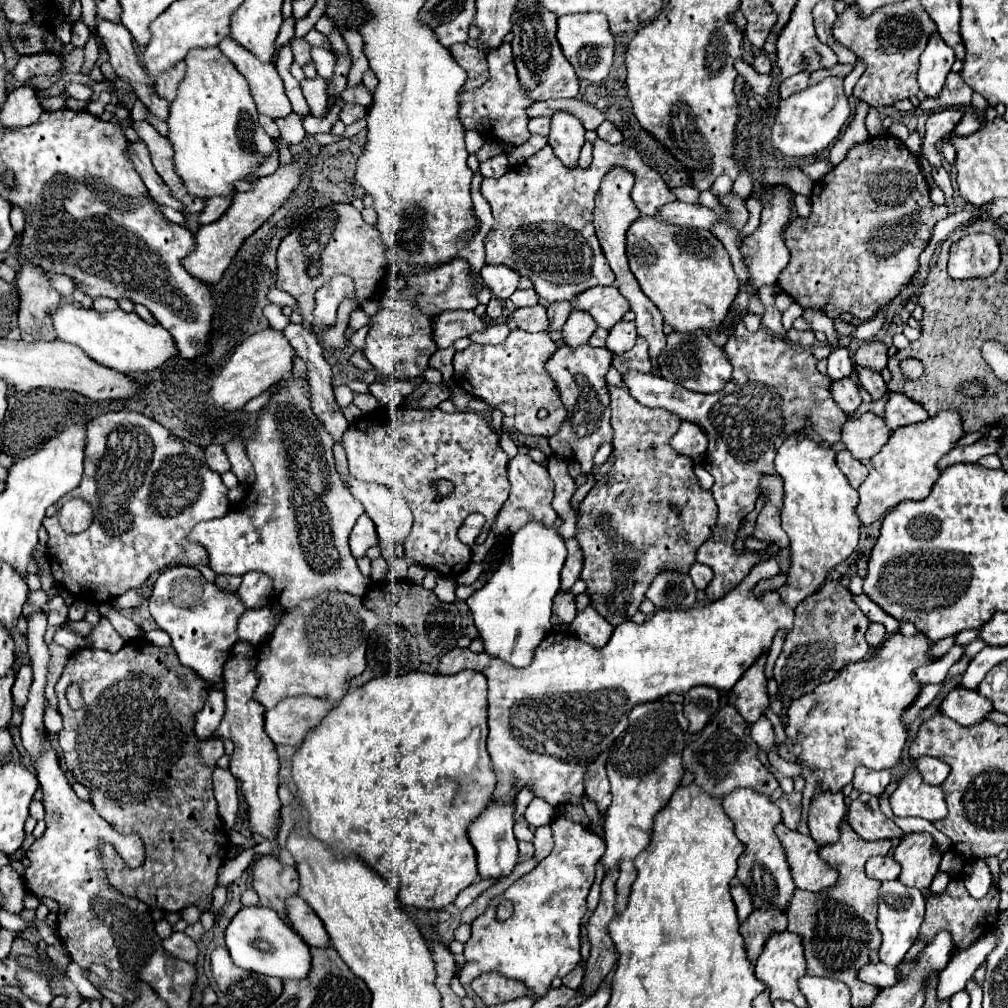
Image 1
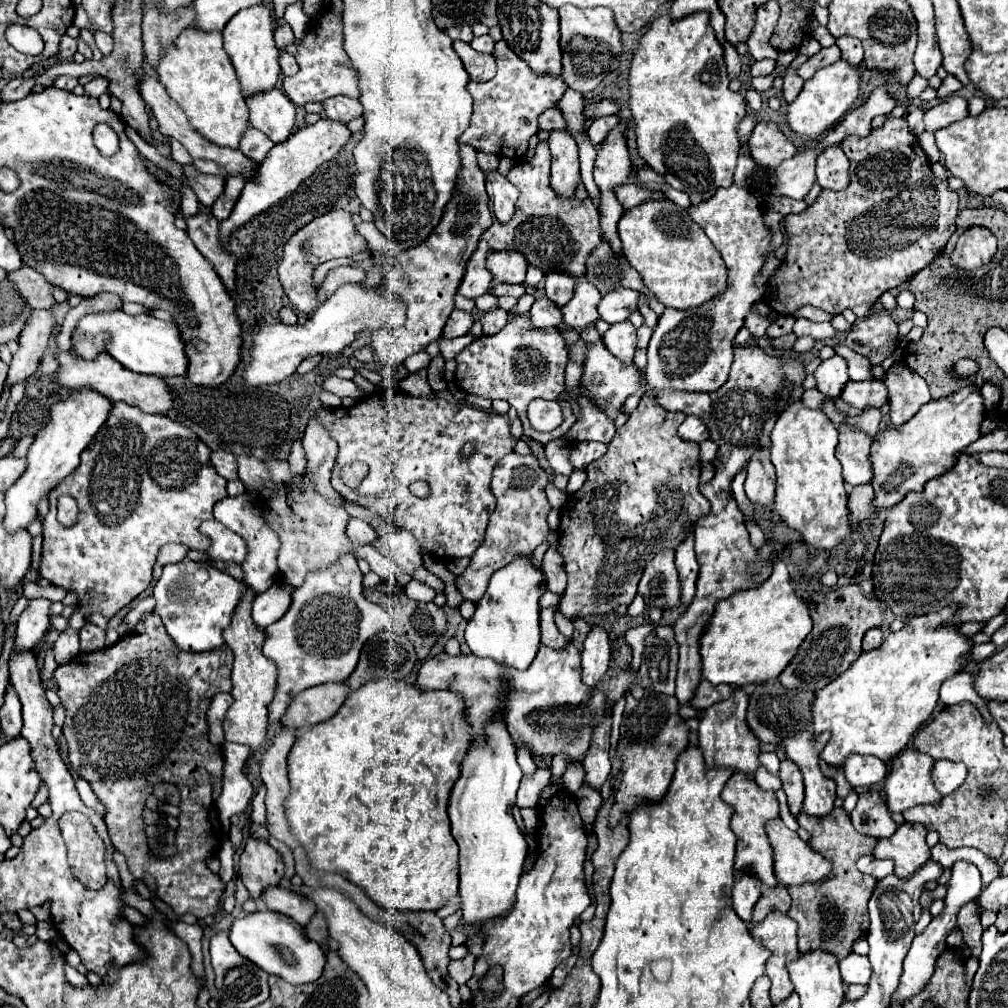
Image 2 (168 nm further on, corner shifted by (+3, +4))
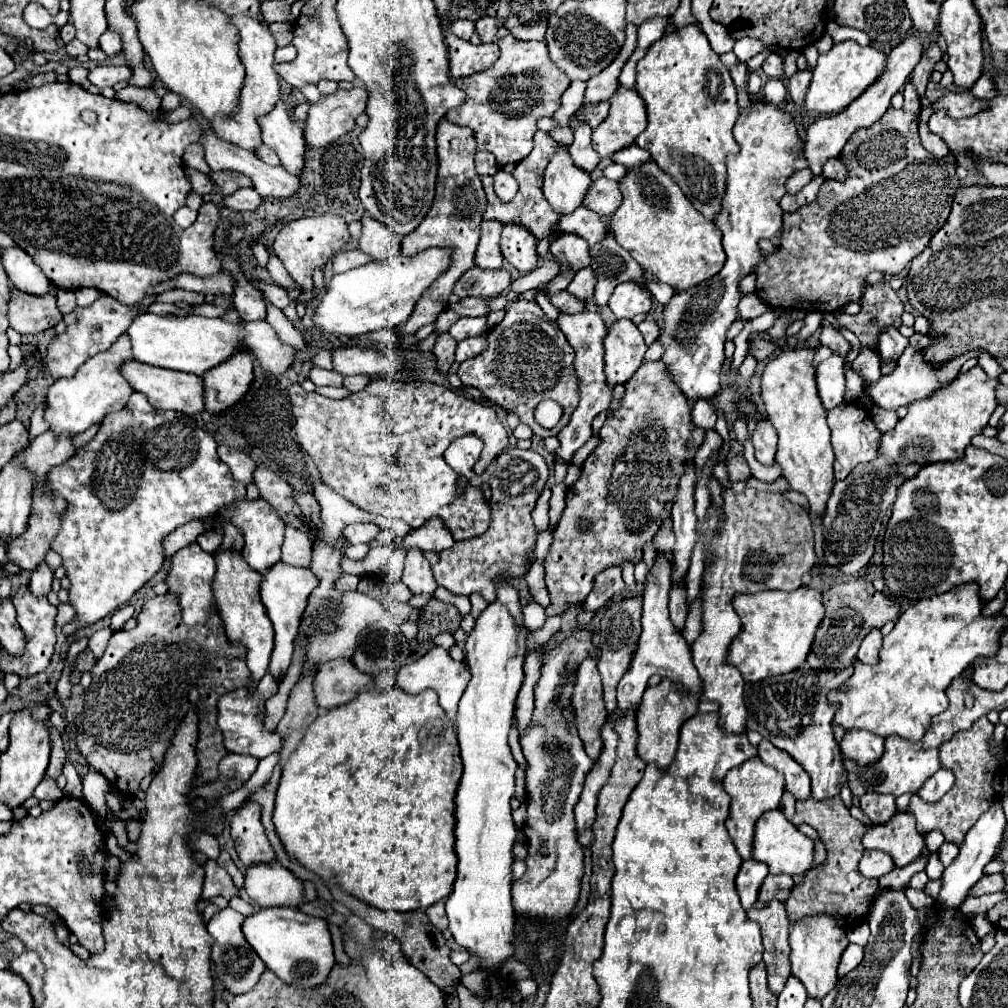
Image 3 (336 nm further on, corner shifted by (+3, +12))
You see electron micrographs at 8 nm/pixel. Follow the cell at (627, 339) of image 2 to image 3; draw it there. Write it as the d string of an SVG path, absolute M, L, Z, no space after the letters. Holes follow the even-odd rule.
M615 320L605 336L605 376L611 386L627 382L643 364L647 344L631 320Z

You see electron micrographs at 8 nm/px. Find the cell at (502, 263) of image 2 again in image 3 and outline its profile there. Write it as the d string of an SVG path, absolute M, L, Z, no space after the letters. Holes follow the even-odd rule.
M507 224L501 234L501 254L519 272L531 272L537 268L537 240L523 226Z

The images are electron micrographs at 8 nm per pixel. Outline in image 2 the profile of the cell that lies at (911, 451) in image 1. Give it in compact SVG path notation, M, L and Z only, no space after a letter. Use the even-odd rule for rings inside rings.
M965 386L955 394L931 400L903 426L883 430L871 444L875 506L885 510L903 500L907 492L921 492L923 486L955 466L957 454L979 440L979 426L985 418L985 404L977 386Z

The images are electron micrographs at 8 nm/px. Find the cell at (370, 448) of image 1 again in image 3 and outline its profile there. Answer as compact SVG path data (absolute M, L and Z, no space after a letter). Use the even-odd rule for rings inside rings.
M387 378L371 380L365 390L349 394L343 400L331 400L317 392L305 392L299 384L293 384L289 388L289 396L297 420L295 432L299 444L309 452L309 456L317 464L323 482L333 486L339 494L343 494L359 508L373 514L381 514L385 518L399 518L411 528L421 528L427 520L441 518L455 540L475 538L489 528L489 502L483 498L479 488L471 486L467 486L463 496L455 496L457 474L443 460L443 452L447 450L451 440L467 432L475 432L485 442L481 458L475 464L475 474L483 474L491 460L495 460L495 456L499 456L509 446L509 432L497 418L493 406L459 396L439 384L399 382Z

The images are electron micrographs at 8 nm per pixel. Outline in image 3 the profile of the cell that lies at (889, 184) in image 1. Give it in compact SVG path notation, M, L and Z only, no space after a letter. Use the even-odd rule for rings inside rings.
M907 82L905 104L901 110L889 108L871 128L857 130L845 144L841 158L849 168L849 178L841 182L823 182L815 202L797 212L783 214L783 232L779 252L767 254L767 260L755 268L759 298L773 308L791 308L803 312L837 312L849 302L859 302L865 288L865 278L871 272L897 276L919 256L933 234L943 228L949 218L953 196L959 188L953 158L933 158L919 140L917 116L921 110L915 88Z

